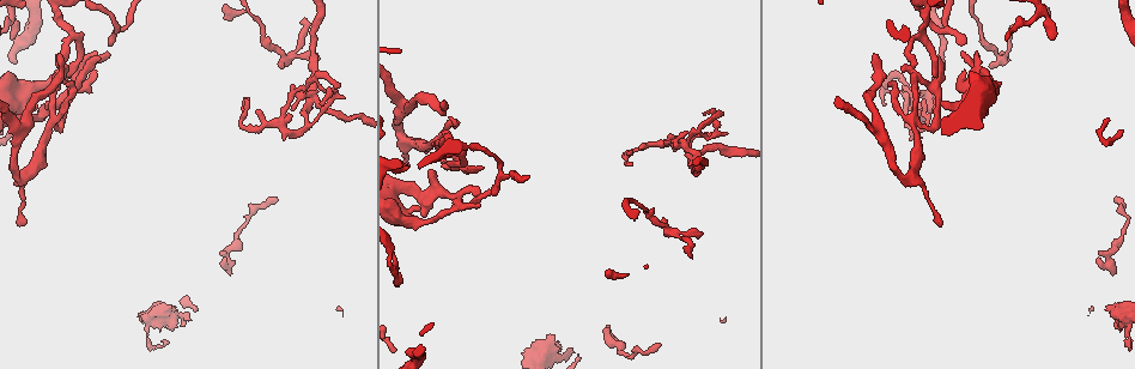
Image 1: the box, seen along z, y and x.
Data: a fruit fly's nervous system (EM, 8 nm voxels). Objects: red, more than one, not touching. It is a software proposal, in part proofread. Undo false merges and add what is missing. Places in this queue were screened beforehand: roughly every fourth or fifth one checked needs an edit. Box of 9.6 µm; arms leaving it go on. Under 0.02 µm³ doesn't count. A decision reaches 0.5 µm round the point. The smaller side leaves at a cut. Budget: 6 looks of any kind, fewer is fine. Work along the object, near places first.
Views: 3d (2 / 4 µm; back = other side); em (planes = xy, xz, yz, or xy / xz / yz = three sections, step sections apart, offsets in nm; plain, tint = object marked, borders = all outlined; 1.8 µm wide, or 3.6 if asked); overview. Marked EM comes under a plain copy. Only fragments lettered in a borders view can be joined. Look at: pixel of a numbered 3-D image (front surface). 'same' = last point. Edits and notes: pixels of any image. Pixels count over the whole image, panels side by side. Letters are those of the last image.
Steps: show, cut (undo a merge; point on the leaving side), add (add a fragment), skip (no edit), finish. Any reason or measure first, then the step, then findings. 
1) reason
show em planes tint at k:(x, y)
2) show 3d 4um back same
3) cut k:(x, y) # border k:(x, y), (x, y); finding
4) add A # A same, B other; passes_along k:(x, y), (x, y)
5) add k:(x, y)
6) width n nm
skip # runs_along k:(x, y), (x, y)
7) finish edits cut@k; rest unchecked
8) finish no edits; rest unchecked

branch point
show 3d 4um at 1:(406, 109)

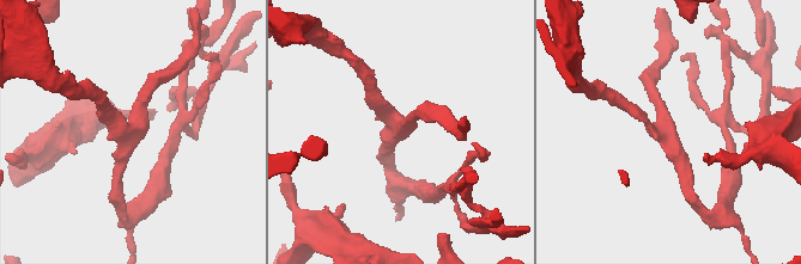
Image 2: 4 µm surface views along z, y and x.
arms 3; arm_widths 190, 190, 200 nm
show em xz step 16 tint at 2:(400, 129)

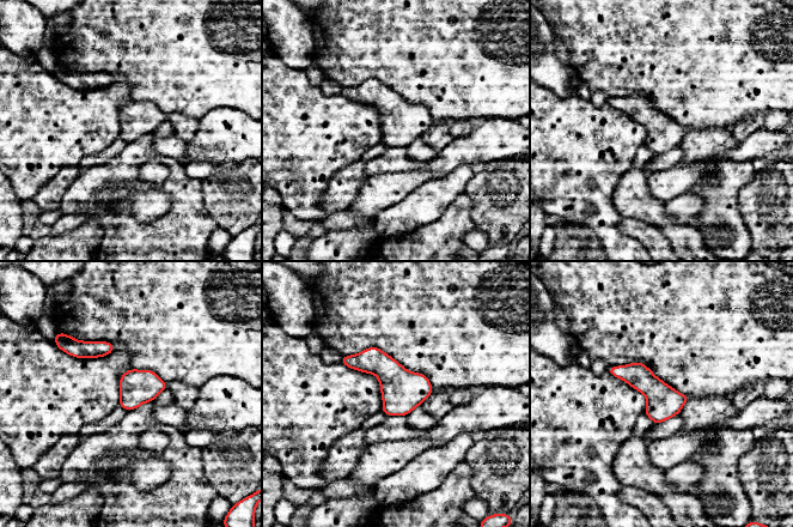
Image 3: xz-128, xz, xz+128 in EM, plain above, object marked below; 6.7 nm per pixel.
show em planes borders same

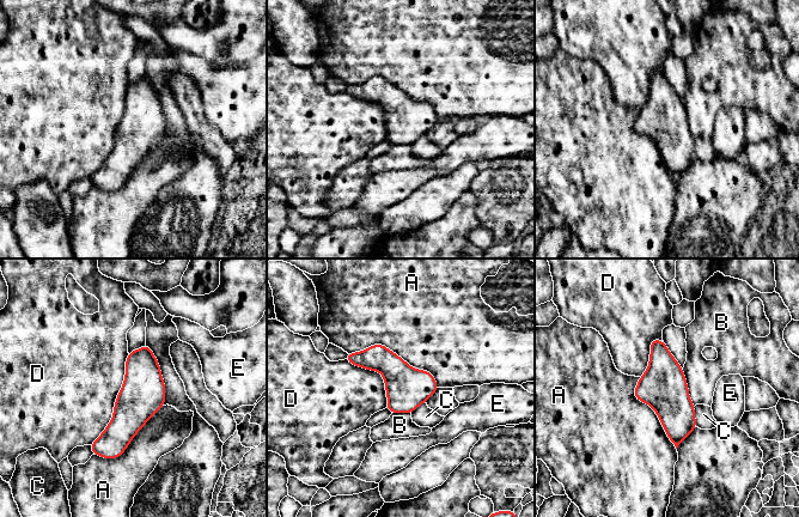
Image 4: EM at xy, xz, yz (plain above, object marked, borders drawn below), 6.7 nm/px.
skip # A other, B other, C other, D other, E other; border 4:(128, 353), (114, 415), (90, 444); continuous, no second cell

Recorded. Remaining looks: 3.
branch stops here
show em xz step 8 tint at 1:(920, 111)

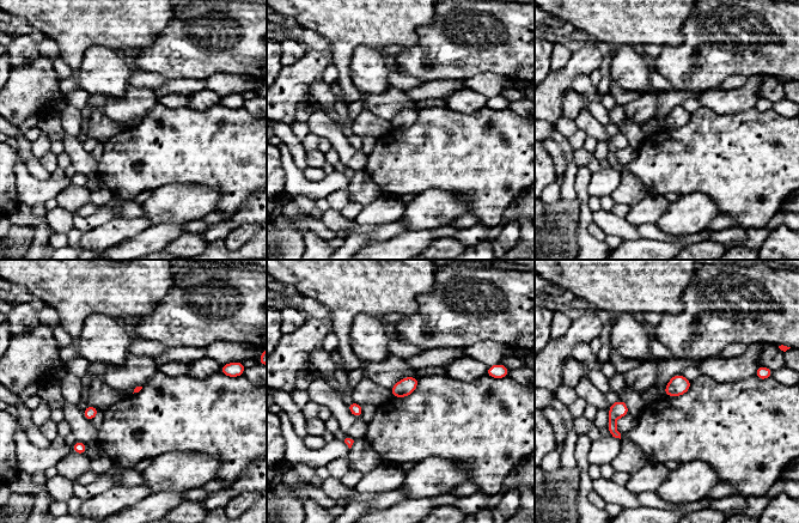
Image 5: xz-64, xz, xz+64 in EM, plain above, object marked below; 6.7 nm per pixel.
what lies round it
show em xz step 8 borders same

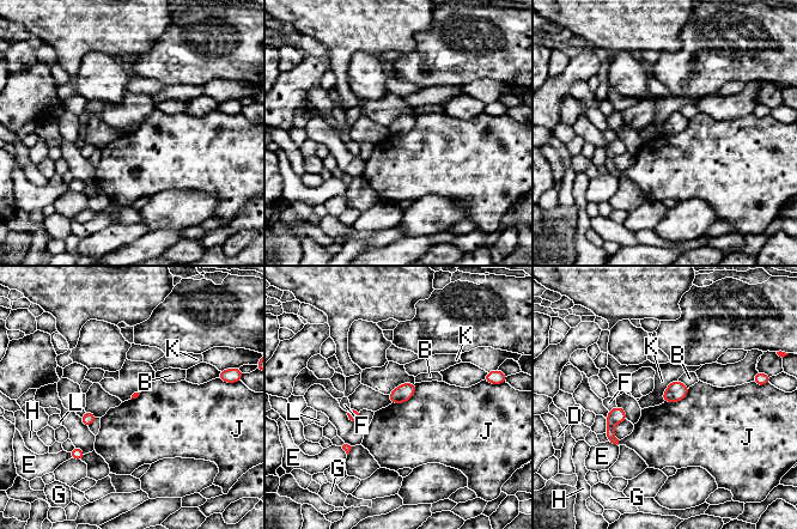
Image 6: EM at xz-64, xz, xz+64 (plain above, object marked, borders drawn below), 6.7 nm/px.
skip # B other, D other, E other, F other, G other, H other, J other, K other, L other; border 6:(415, 383), (411, 397), (391, 403); none of them fits

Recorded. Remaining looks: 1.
finish no edits; rest unchecked

